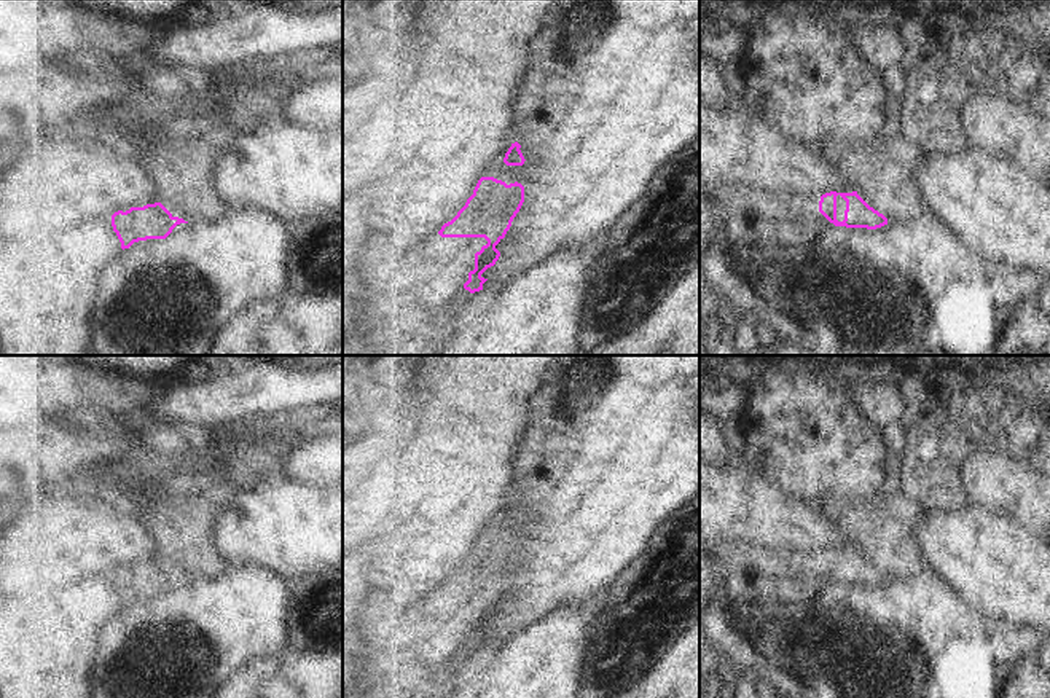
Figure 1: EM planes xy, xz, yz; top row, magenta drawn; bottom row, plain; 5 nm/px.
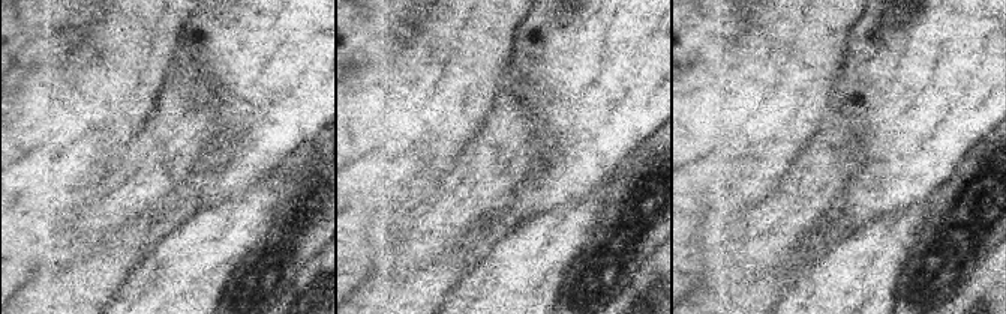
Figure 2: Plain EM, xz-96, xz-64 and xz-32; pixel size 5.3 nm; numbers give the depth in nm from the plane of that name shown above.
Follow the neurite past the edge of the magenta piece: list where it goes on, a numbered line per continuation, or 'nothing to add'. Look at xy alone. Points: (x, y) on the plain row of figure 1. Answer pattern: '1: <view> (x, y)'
nothing to add

